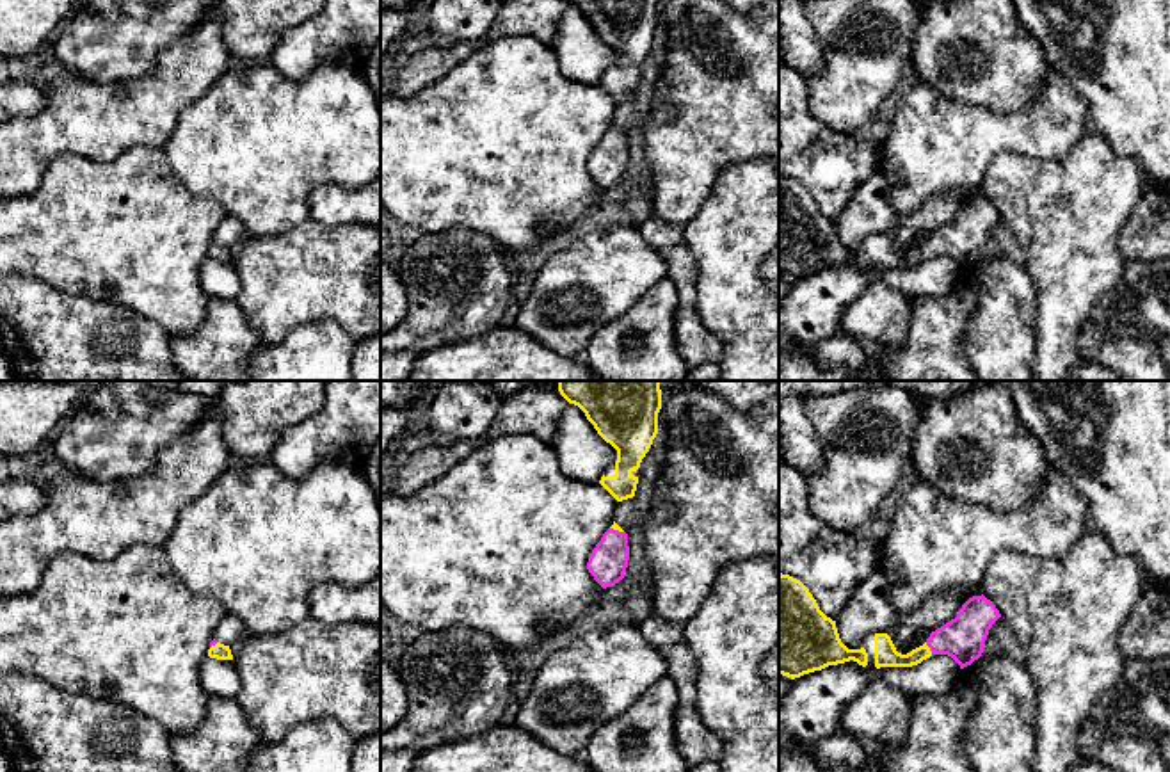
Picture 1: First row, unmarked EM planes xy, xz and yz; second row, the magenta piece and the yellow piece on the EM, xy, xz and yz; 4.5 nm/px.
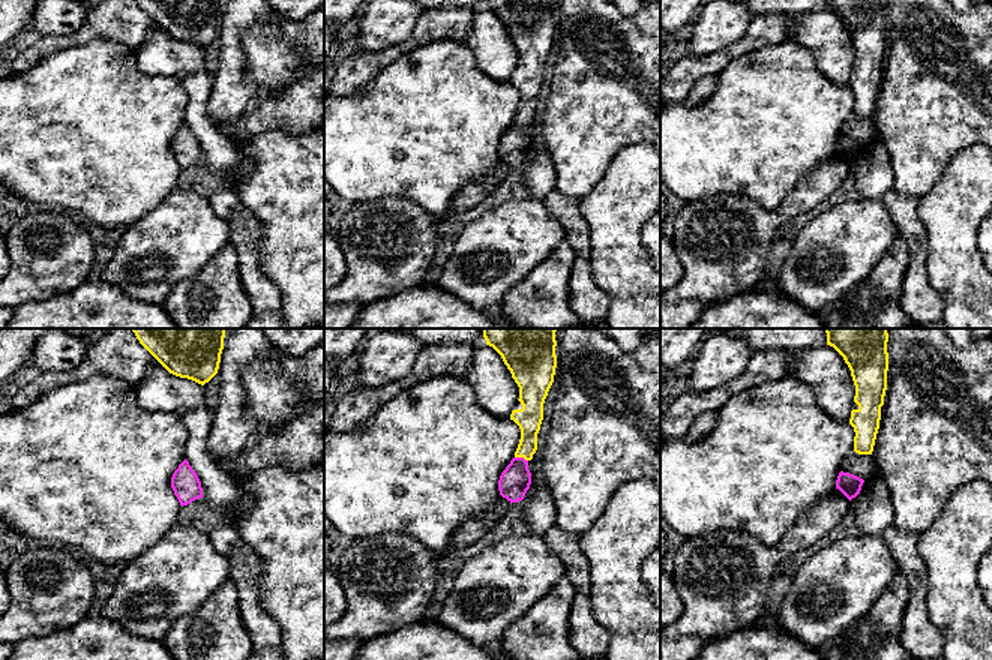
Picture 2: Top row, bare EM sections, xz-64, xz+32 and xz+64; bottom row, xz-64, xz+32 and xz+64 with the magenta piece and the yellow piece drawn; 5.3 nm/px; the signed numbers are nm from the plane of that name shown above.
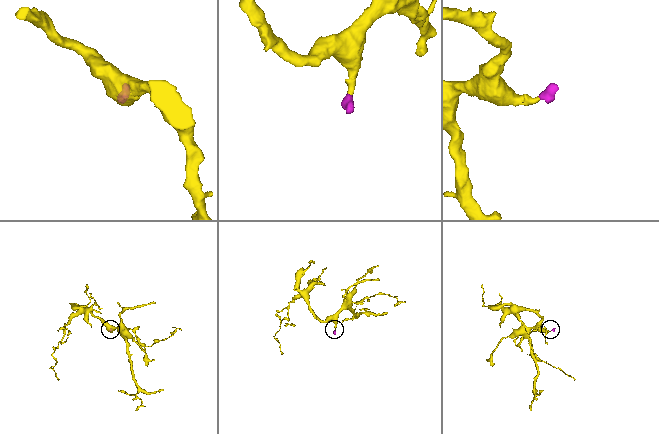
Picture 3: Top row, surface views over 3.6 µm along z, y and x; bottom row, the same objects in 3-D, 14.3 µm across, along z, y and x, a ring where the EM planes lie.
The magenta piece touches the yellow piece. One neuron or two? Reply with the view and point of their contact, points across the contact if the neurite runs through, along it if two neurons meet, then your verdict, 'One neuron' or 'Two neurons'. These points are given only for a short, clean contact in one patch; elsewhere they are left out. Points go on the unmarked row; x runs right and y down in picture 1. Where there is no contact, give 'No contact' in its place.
Touches magenta at yz (929, 248). Path across: yz (962, 241), (946, 241), (929, 248), (913, 260), (886, 257). One neuron

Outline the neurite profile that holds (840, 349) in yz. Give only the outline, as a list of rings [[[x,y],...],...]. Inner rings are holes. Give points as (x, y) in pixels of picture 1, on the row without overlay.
[[[843,329],[818,343],[816,361],[825,366],[841,366],[846,381],[886,381],[878,374],[868,372],[869,358]]]

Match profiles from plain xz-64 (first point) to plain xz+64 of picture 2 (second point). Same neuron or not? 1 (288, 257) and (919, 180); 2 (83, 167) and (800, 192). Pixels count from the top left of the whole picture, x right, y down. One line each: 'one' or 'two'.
1: two
2: two

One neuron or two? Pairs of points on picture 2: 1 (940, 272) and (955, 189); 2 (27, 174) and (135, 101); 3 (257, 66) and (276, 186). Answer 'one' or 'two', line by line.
1: one
2: one
3: two

